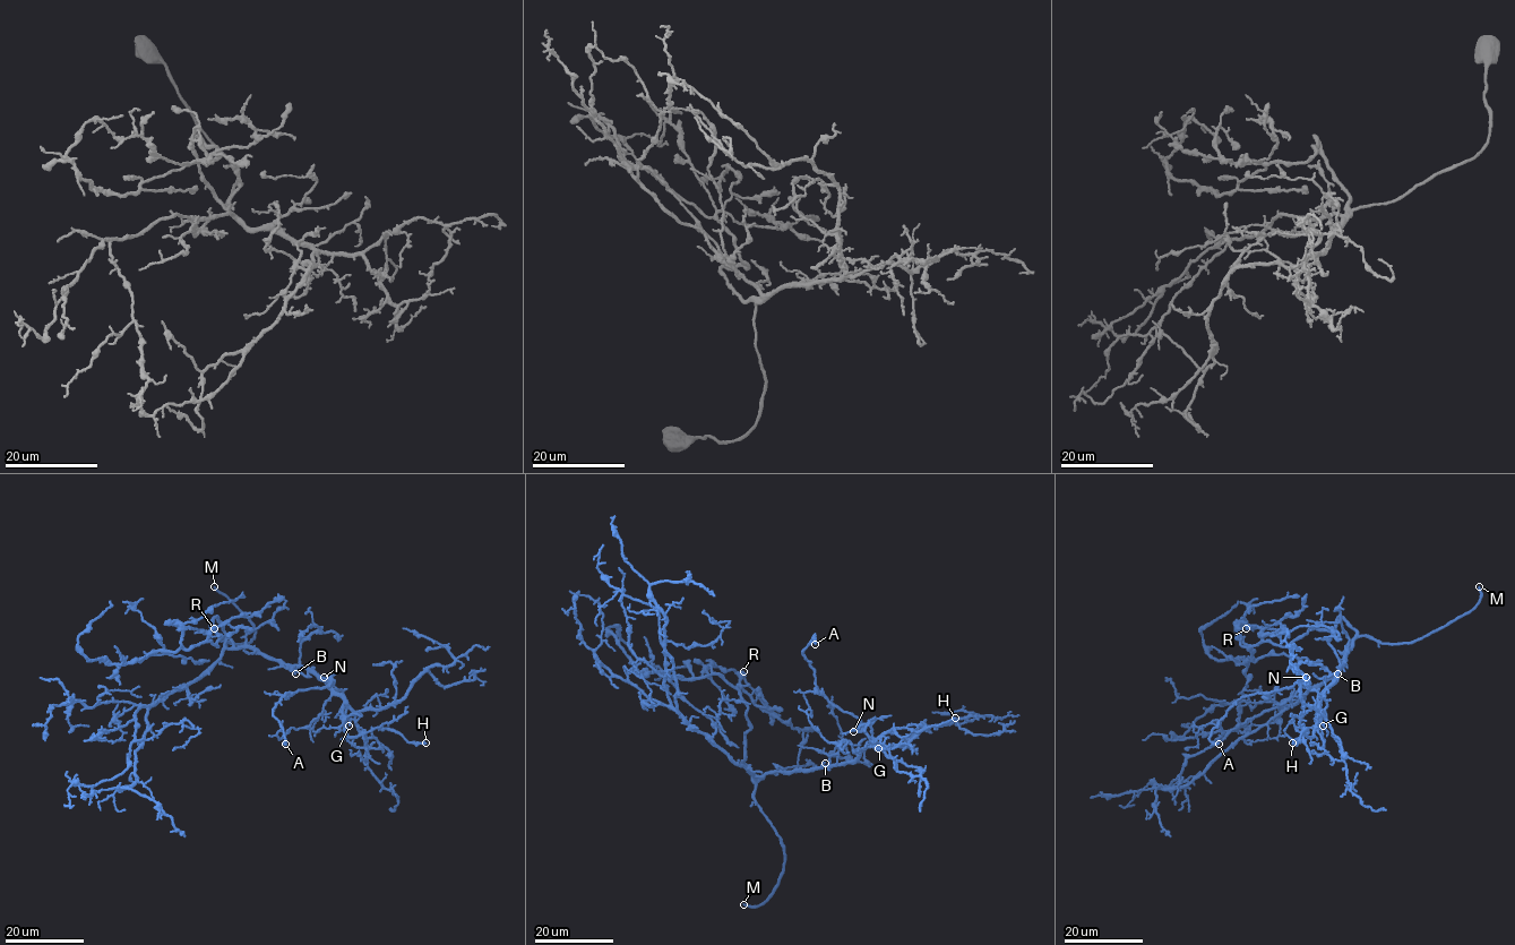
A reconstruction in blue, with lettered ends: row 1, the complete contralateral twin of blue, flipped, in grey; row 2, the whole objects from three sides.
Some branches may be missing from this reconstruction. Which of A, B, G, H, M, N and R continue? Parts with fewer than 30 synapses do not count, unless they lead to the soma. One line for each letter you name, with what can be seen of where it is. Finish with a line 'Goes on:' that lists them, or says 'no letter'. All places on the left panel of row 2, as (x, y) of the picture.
M: at (214, 586)
Goes on: M

